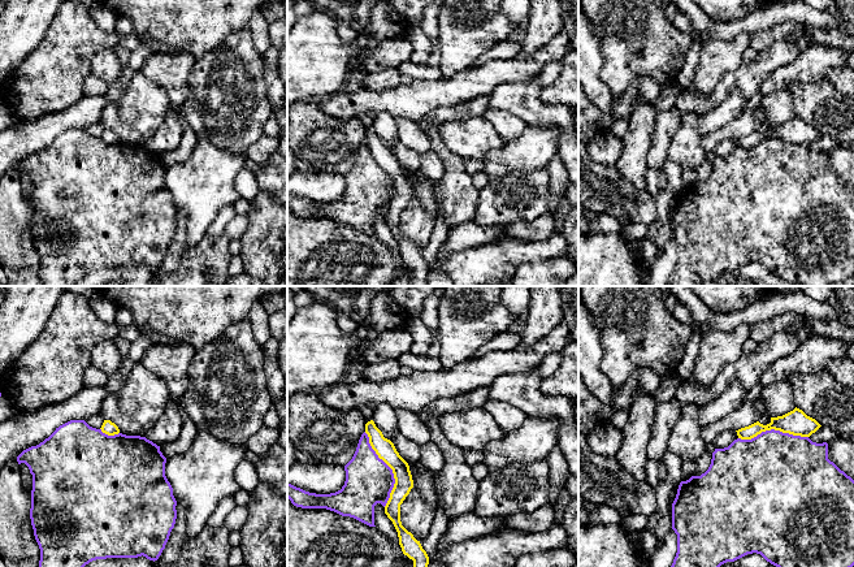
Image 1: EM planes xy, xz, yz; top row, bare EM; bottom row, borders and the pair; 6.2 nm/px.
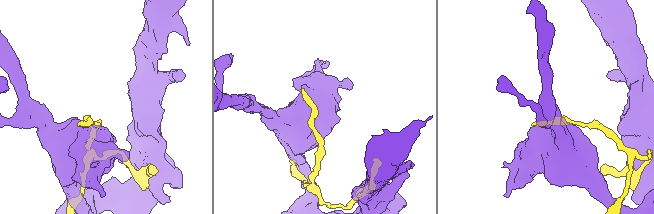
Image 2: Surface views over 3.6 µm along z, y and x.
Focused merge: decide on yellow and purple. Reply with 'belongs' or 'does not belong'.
does not belong

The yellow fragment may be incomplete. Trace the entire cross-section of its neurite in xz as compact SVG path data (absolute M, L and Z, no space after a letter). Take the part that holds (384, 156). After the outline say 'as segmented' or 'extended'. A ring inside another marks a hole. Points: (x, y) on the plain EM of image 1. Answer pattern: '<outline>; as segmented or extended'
M370 129L365 133L365 142L369 152L380 168L382 168L394 182L395 192L390 202L390 207L385 215L385 222L393 230L399 254L404 264L413 269L413 277L409 286L428 286L429 265L411 241L408 241L400 230L400 213L413 196L413 189L408 172L399 164L394 152L385 147L382 140Z; as segmented

